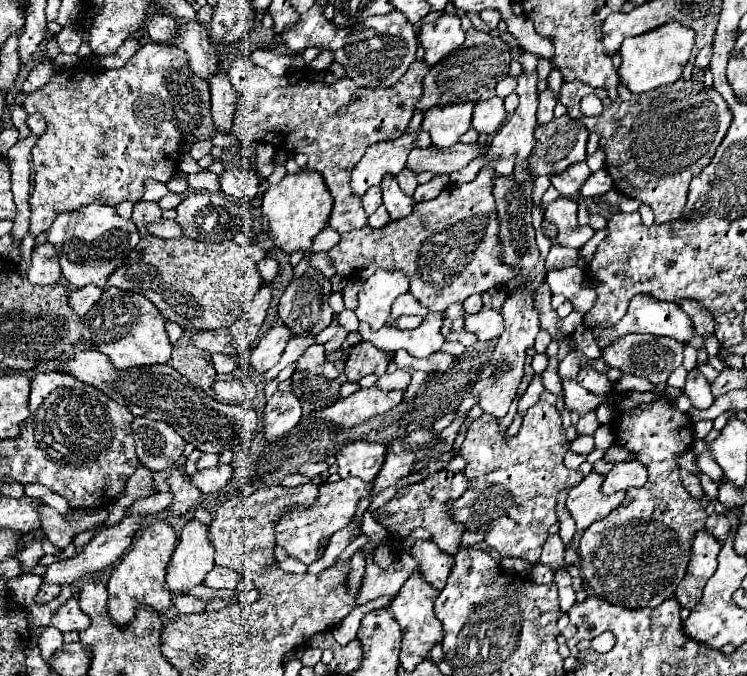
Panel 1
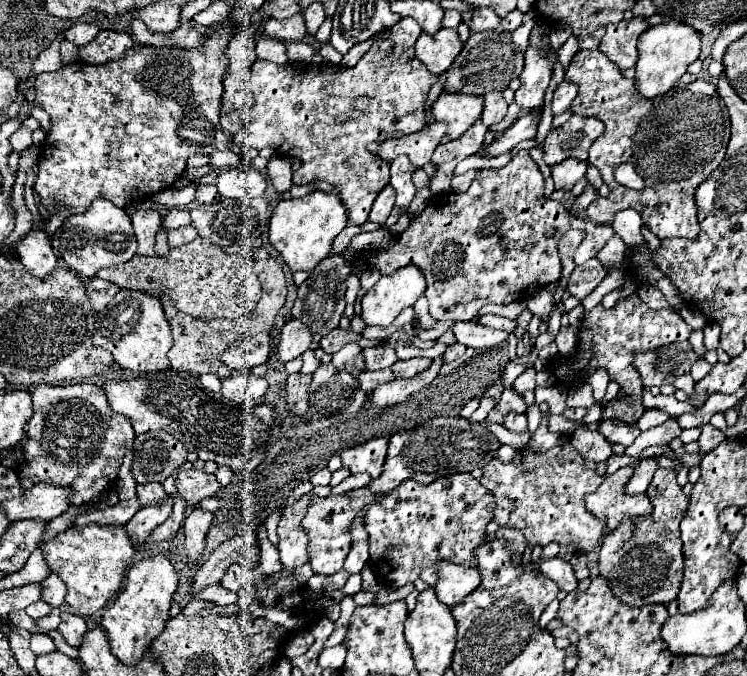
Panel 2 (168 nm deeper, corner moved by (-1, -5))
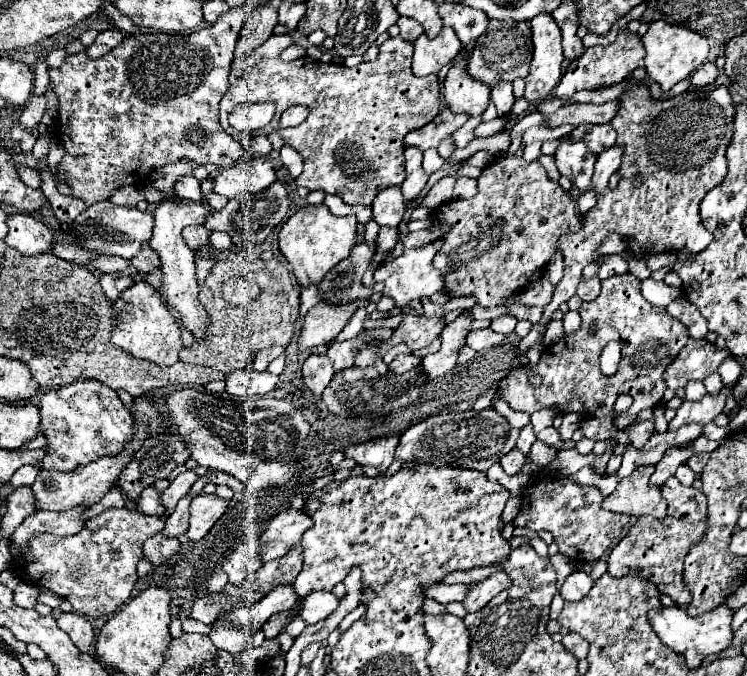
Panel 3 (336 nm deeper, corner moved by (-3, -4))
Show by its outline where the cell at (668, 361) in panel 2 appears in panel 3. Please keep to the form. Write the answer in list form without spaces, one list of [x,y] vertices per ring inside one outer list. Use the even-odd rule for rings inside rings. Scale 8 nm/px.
[[[689,338],[679,358],[675,358],[673,364],[669,364],[669,368],[665,370],[665,384],[671,390],[677,390],[685,388],[687,382],[691,380],[703,382],[709,374],[717,372],[721,362],[729,356],[731,352],[727,348],[719,350],[715,348],[715,344],[707,342],[705,338],[703,340]]]

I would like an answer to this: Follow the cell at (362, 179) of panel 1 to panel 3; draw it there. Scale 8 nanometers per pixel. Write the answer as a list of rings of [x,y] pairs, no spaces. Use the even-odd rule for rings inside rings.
[[[447,106],[423,128],[413,130],[405,136],[405,144],[407,146],[417,146],[419,150],[427,150],[433,146],[439,146],[439,142],[453,134],[455,130],[459,130],[465,122],[469,120],[467,114],[453,114]]]

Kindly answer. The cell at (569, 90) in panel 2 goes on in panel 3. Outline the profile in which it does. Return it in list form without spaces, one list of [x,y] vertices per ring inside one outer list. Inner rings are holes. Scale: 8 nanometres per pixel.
[[[625,30],[619,34],[619,38],[611,46],[587,48],[579,58],[571,60],[571,64],[569,64],[567,72],[563,74],[559,86],[555,88],[555,96],[557,98],[569,98],[579,90],[597,90],[597,88],[615,86],[615,84],[623,82],[627,76],[631,76],[631,72],[637,66],[643,66],[643,56],[645,56],[645,48],[641,44],[641,38],[637,34],[629,34]]]

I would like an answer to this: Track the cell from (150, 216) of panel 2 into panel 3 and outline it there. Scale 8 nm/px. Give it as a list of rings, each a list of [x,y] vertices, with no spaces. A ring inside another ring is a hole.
[[[145,244],[143,250],[135,258],[131,258],[129,262],[137,272],[135,274],[137,280],[145,280],[145,274],[149,274],[149,272],[153,272],[153,270],[157,270],[161,266],[157,254],[153,254],[153,250],[149,250],[149,244]]]

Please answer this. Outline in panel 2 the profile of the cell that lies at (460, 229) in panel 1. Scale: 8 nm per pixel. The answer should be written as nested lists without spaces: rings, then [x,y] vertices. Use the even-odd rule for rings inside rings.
[[[519,151],[501,169],[477,171],[471,187],[465,193],[445,193],[431,199],[431,203],[411,219],[409,227],[397,241],[383,251],[361,251],[359,259],[381,275],[391,275],[401,267],[415,265],[427,279],[425,297],[429,299],[429,313],[437,321],[471,321],[483,305],[523,301],[535,287],[547,287],[561,279],[561,261],[557,246],[570,229],[581,230],[583,219],[571,215],[561,203],[543,199],[543,175],[529,151]]]

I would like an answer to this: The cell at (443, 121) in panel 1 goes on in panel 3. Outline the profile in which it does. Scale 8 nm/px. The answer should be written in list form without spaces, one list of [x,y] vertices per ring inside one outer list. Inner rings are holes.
[[[465,54],[457,64],[449,68],[443,82],[443,98],[455,114],[465,112],[469,116],[481,116],[487,108],[491,88],[469,76],[467,58],[469,54]]]

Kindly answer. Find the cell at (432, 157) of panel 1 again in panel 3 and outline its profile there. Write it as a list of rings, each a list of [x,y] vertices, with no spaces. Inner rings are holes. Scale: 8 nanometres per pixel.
[[[613,100],[607,102],[603,106],[595,106],[595,104],[571,104],[571,106],[563,106],[561,110],[557,110],[555,114],[549,116],[547,126],[555,128],[561,124],[571,124],[571,126],[579,126],[579,124],[607,124],[613,120],[613,116],[617,114],[621,102]]]

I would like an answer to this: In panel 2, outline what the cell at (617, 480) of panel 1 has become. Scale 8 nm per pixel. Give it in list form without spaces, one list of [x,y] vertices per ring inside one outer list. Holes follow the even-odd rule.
[[[643,459],[635,469],[633,469],[633,477],[623,485],[623,491],[627,495],[639,495],[639,493],[645,493],[651,479],[653,479],[653,473],[657,469],[657,463],[655,459]]]

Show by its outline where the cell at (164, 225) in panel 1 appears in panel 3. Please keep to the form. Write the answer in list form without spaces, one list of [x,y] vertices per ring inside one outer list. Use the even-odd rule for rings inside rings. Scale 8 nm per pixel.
[[[189,226],[183,230],[183,238],[191,250],[199,250],[209,242],[211,232],[205,226]]]

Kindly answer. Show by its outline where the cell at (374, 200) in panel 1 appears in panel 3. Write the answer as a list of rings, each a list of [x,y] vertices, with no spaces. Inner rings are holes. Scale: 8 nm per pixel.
[[[391,186],[377,194],[373,202],[373,218],[379,226],[399,226],[405,212],[405,200],[399,186]]]

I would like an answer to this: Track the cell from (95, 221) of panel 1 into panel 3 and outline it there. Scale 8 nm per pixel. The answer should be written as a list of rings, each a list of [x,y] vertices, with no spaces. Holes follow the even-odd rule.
[[[103,200],[103,202],[95,202],[83,214],[77,216],[77,220],[73,222],[71,242],[85,246],[87,250],[93,250],[97,254],[115,254],[125,260],[131,260],[133,254],[137,254],[141,246],[149,242],[153,222],[155,218],[149,210],[141,212],[135,206],[117,206],[109,200]]]

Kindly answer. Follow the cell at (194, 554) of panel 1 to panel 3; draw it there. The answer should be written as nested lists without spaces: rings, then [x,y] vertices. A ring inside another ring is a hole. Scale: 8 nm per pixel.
[[[201,494],[191,502],[191,518],[189,518],[189,540],[201,540],[213,524],[225,514],[227,502],[217,494]]]

